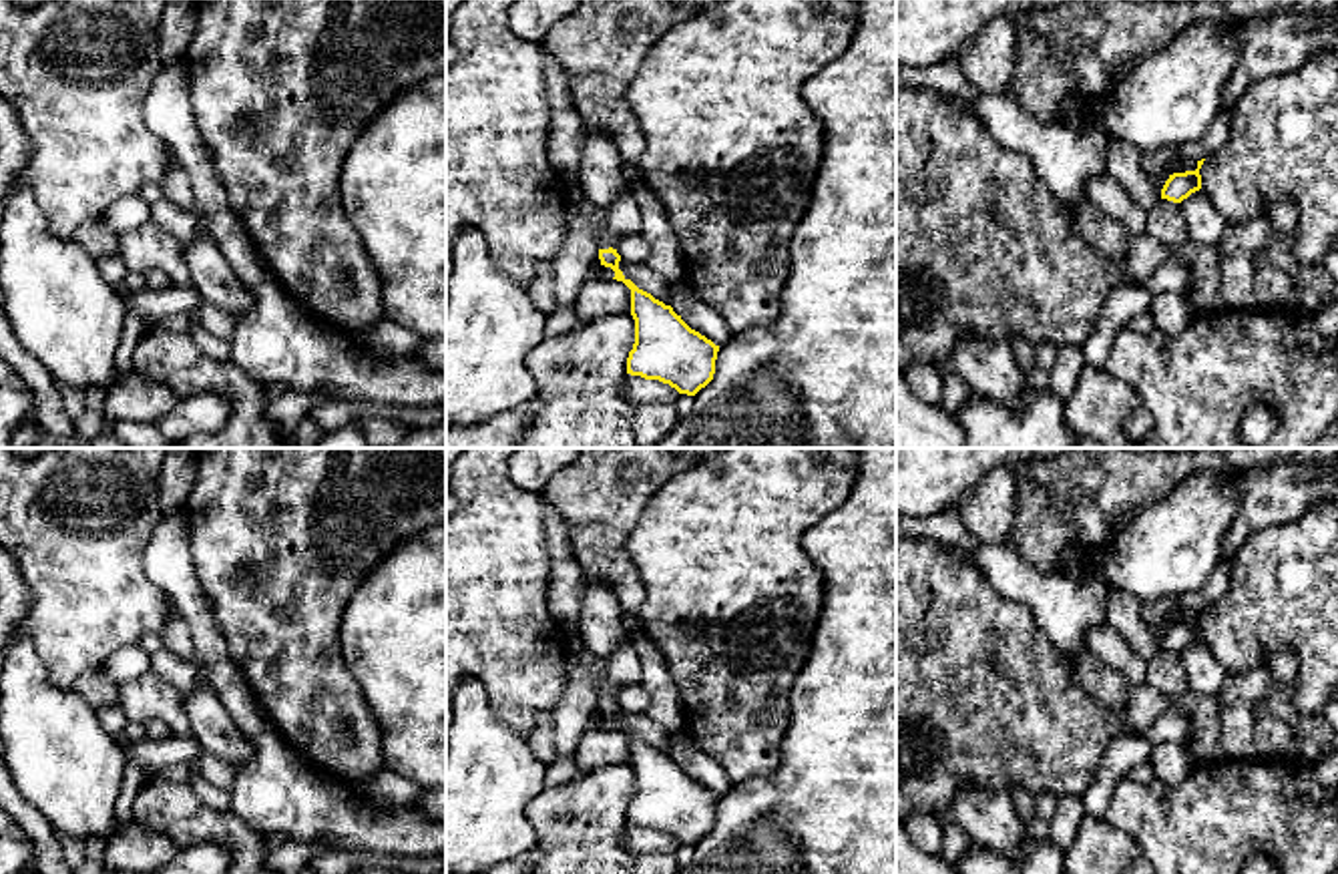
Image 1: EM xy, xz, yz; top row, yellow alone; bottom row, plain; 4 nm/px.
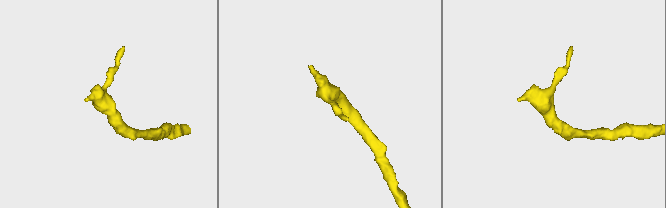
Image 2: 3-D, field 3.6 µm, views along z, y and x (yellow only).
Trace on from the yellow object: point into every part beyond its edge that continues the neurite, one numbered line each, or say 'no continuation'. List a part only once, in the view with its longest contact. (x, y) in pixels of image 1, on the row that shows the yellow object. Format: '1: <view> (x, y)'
1: xz (597, 215)

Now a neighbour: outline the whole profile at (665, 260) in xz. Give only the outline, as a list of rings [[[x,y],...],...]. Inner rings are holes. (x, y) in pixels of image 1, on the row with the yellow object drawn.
[[[643,181],[631,193],[641,211],[641,235],[651,245],[645,263],[665,283],[681,283],[685,275],[683,253],[663,203]]]

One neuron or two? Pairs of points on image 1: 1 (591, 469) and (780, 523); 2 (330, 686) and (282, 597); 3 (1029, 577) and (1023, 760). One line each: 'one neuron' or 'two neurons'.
1: two neurons
2: one neuron
3: two neurons

